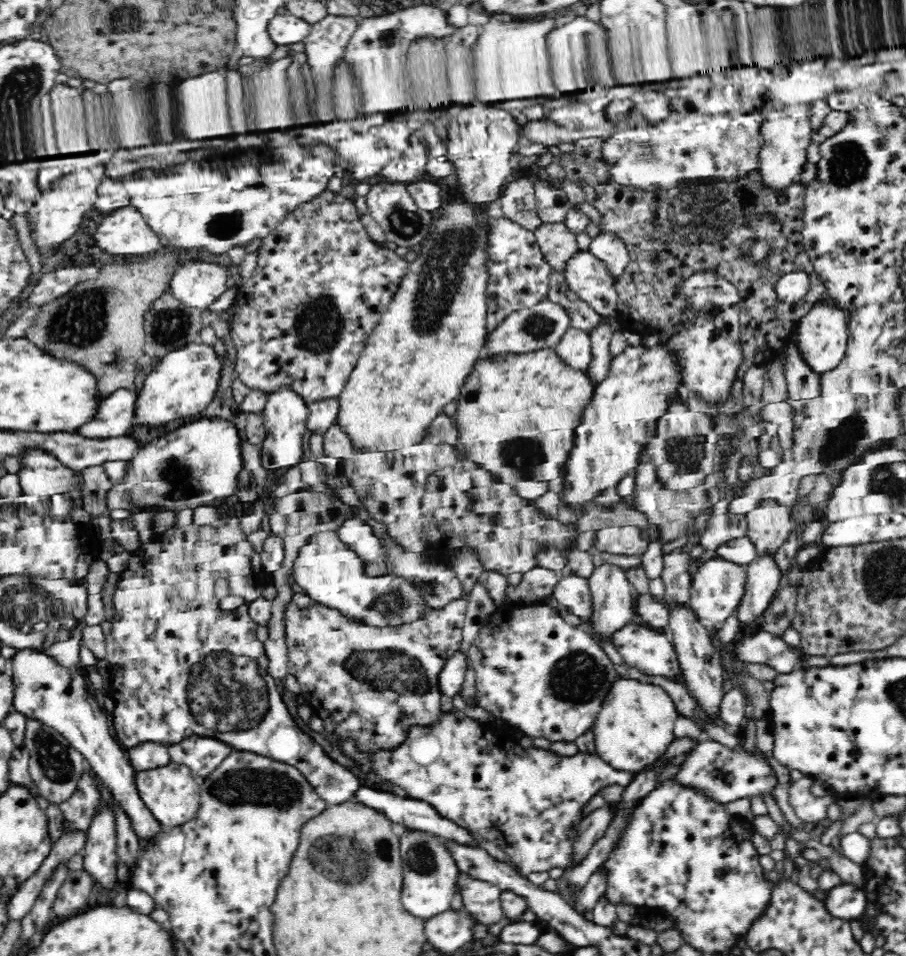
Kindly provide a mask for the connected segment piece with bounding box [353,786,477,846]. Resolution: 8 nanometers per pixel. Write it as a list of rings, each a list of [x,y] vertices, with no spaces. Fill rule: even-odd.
[[[360,786],[357,792],[354,792],[353,800],[357,803],[364,804],[364,806],[368,806],[368,808],[372,808],[372,810],[375,810],[378,814],[383,814],[388,820],[396,824],[396,826],[404,826],[412,830],[434,834],[444,839],[454,839],[460,843],[466,843],[466,845],[477,846],[477,844],[471,840],[467,829],[444,818],[431,804],[424,802],[424,800],[416,800],[408,796],[400,797],[391,791],[380,791],[375,788],[368,788],[368,786]]]

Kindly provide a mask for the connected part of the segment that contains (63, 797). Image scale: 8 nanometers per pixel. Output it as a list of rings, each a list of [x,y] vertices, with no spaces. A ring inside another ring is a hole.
[[[27,718],[22,748],[30,754],[29,773],[41,799],[47,800],[49,805],[59,806],[76,792],[78,778],[82,778],[87,763],[62,734],[44,725],[42,720]]]

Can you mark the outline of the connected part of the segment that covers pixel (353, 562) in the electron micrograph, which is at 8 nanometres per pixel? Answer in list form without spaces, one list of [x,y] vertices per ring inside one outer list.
[[[337,531],[319,532],[300,548],[294,560],[294,578],[303,592],[318,604],[342,611],[342,614],[372,626],[399,625],[425,616],[424,599],[413,584],[398,575],[366,576],[363,564],[363,560],[340,540]]]

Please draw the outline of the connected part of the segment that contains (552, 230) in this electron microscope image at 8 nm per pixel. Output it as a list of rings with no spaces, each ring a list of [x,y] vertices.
[[[543,222],[533,233],[545,262],[554,272],[563,271],[568,259],[579,252],[576,235],[563,222]]]

